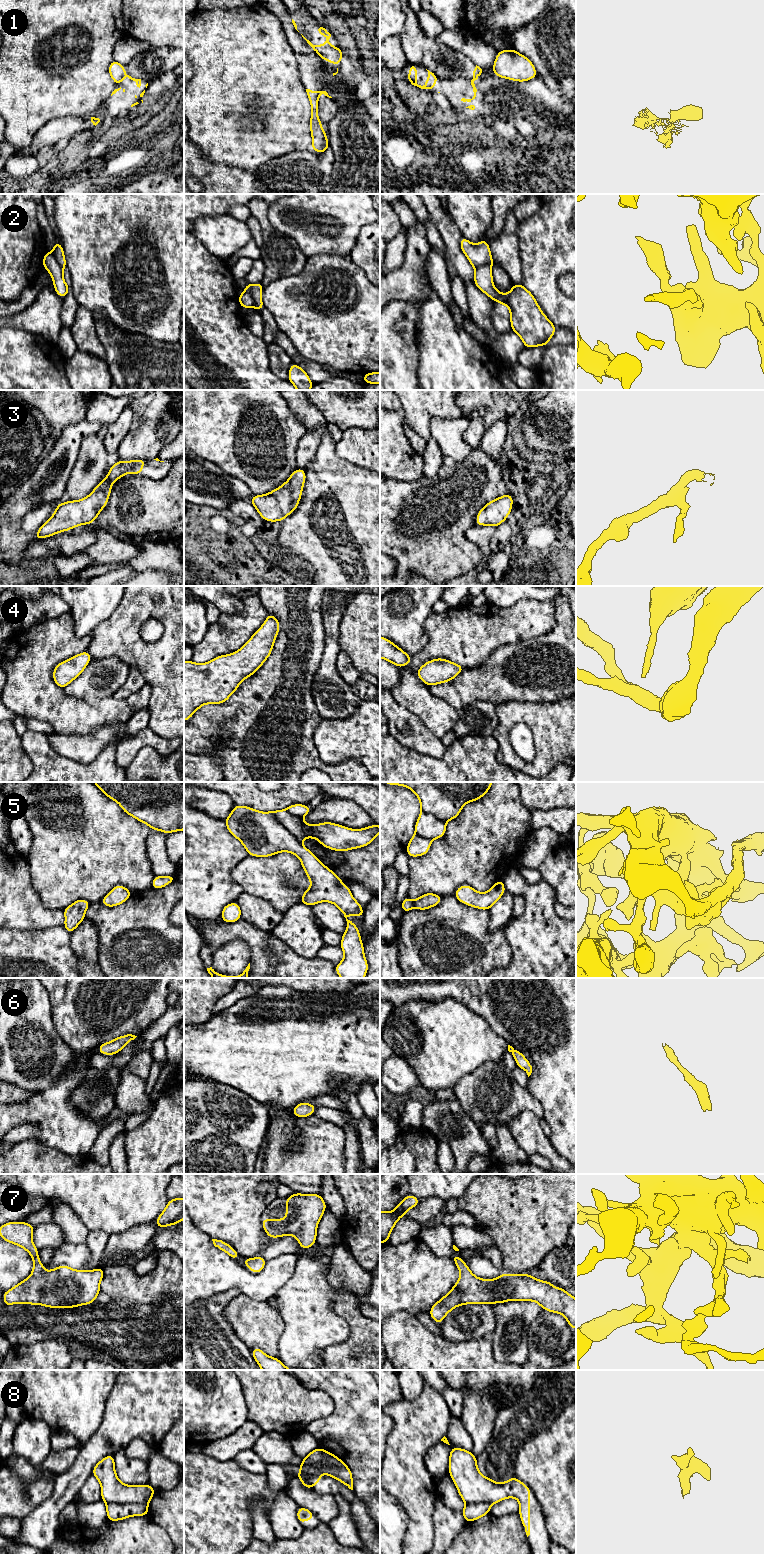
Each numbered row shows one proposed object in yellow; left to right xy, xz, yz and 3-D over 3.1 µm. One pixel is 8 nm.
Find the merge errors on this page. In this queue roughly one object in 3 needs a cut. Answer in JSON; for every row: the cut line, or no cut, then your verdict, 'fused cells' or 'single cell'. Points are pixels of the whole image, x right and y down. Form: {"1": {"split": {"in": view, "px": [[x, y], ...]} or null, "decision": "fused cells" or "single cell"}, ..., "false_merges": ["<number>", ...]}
{"1": {"split": {"in": "xy", "px": [[127, 75], [120, 81]]}, "decision": "fused cells"}, "2": {"split": {"in": "xz", "px": [[244, 291], [250, 293], [254, 306]]}, "decision": "fused cells"}, "3": {"split": null, "decision": "single cell"}, "4": {"split": null, "decision": "single cell"}, "5": {"split": null, "decision": "single cell"}, "6": {"split": null, "decision": "single cell"}, "7": {"split": null, "decision": "single cell"}, "8": {"split": {"in": "xy", "px": [[147, 1503], [106, 1504]]}, "decision": "fused cells"}, "false_merges": ["1", "2", "8"]}

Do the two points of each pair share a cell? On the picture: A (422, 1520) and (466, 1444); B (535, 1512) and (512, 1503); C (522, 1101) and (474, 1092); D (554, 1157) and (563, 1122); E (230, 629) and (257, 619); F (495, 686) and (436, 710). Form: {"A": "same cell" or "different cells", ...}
{"A": "different cells", "B": "same cell", "C": "same cell", "D": "different cells", "E": "same cell", "F": "different cells"}

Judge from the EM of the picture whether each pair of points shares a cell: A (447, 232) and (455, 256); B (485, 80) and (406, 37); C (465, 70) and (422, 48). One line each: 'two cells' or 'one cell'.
A: one cell
B: two cells
C: one cell

